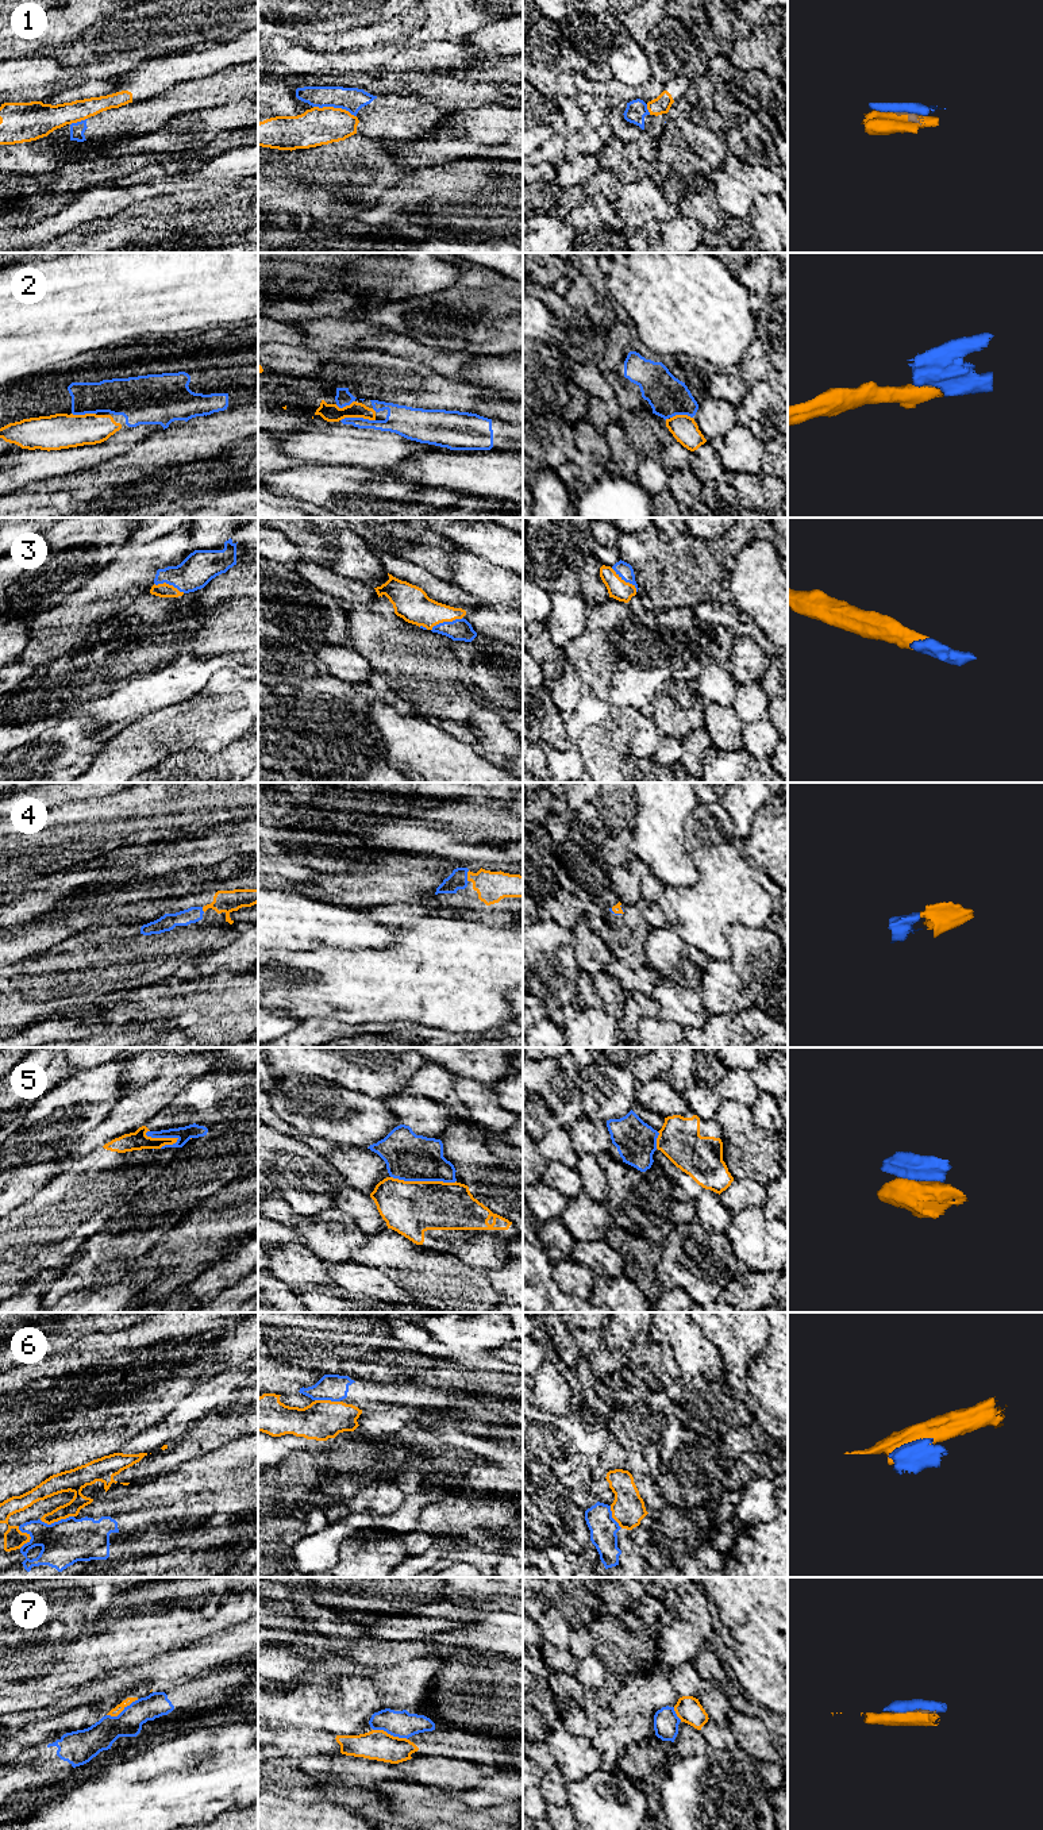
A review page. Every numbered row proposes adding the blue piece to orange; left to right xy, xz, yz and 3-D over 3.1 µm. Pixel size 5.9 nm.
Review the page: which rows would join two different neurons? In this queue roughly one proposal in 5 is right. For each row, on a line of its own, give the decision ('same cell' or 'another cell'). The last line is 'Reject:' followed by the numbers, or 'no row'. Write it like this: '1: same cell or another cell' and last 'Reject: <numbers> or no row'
1: another cell
2: same cell
3: same cell
4: same cell
5: another cell
6: another cell
7: another cell
Reject: 1, 5, 6, 7

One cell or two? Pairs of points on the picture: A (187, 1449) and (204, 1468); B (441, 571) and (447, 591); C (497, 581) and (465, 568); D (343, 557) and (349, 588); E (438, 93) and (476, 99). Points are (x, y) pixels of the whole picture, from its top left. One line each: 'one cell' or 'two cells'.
A: two cells
B: two cells
C: one cell
D: two cells
E: one cell

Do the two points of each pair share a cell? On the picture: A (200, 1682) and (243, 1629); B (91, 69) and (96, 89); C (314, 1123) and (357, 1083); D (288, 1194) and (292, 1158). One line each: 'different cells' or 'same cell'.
A: different cells
B: different cells
C: different cells
D: same cell

